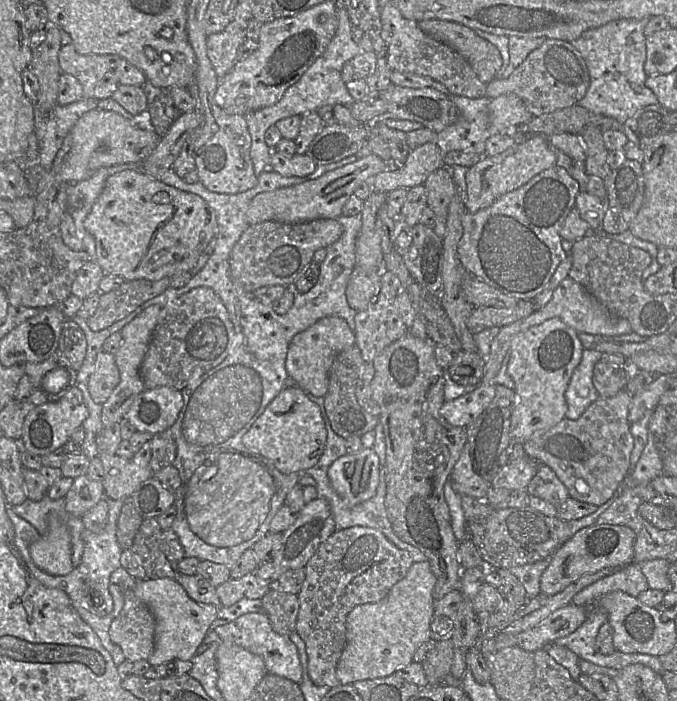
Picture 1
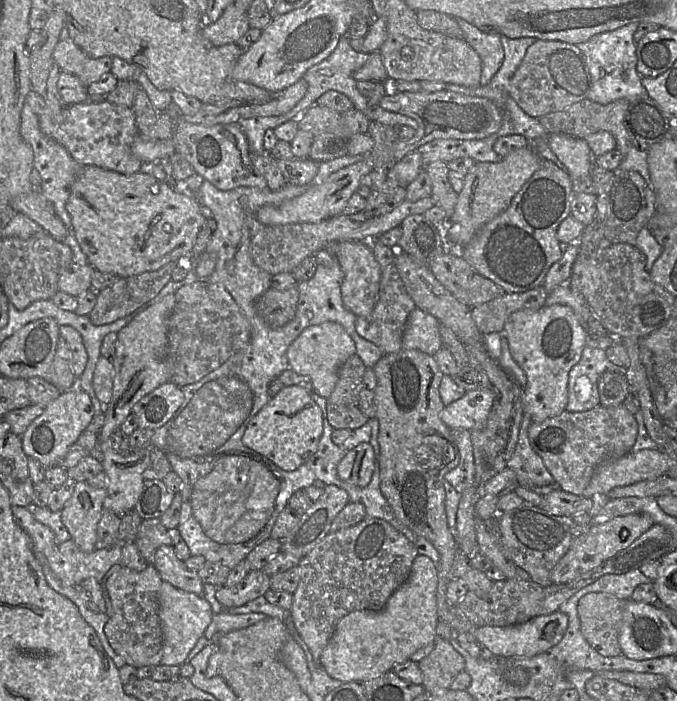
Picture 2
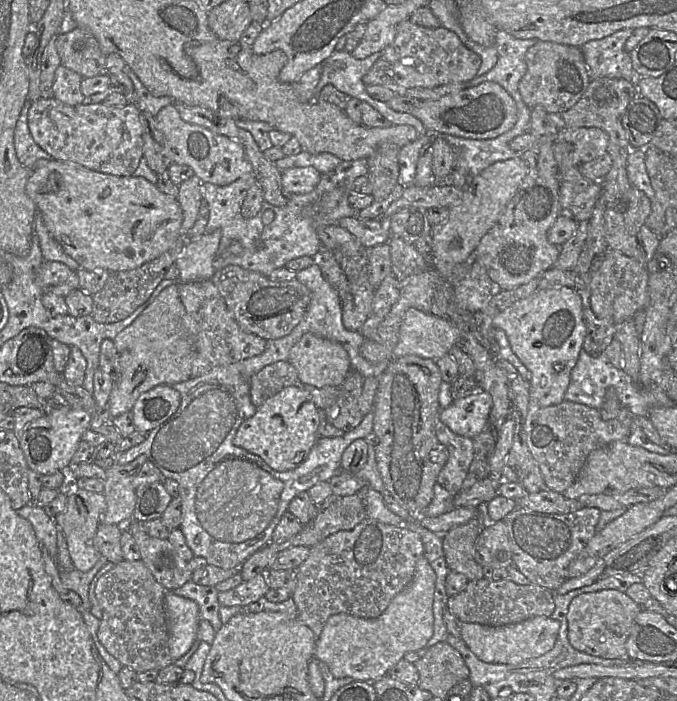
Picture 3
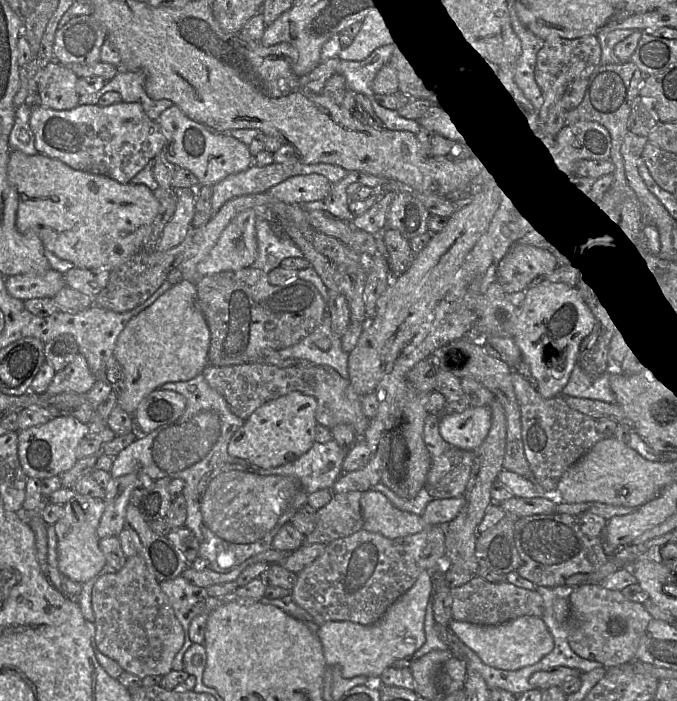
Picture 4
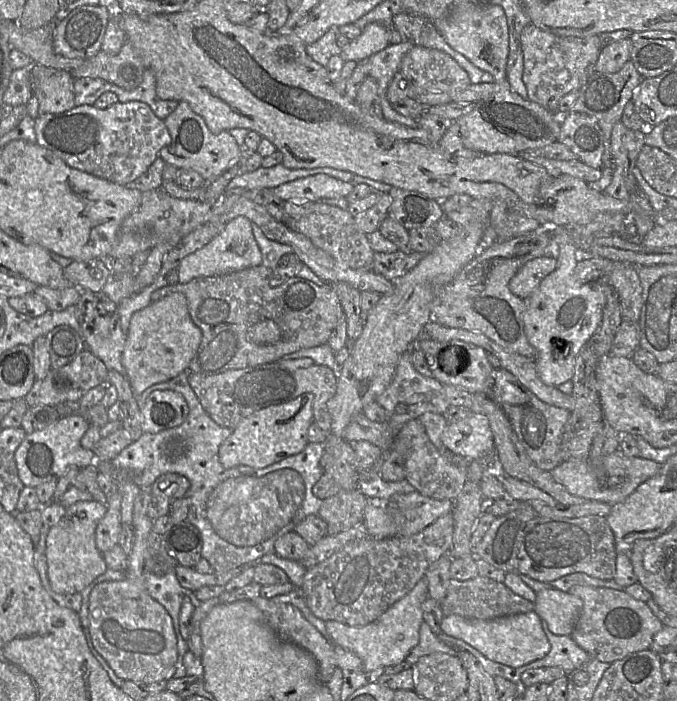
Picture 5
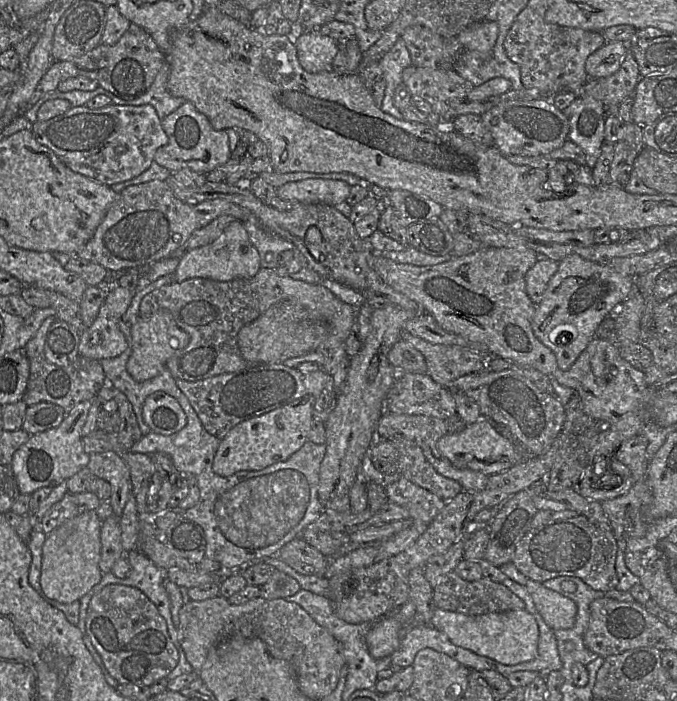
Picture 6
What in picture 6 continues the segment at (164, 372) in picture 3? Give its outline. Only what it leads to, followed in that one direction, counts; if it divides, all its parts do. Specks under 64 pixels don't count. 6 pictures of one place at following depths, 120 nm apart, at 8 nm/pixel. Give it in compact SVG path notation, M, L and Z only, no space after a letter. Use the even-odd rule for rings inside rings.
M159 310L148 318L137 317L131 325L133 349L126 368L131 377L144 382L158 376L164 369L167 360L177 351L187 347L189 335L175 322L168 310Z

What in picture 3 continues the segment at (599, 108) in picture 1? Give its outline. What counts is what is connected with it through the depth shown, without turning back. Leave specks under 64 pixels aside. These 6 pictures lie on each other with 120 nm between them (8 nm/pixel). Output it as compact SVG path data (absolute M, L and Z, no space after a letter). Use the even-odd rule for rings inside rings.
M622 29L604 38L588 41L580 47L591 80L623 78L636 85L640 76L634 71L630 55L624 48L633 30Z

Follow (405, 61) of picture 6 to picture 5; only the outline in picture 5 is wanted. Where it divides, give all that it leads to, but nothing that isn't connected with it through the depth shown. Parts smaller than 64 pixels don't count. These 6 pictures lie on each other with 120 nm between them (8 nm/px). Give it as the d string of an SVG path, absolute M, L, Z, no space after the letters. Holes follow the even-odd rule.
M412 41L389 44L383 50L362 61L367 63L367 76L375 79L383 118L408 127L417 127L418 119L413 119L396 112L387 99L387 89L394 75L400 71L403 56L414 46Z

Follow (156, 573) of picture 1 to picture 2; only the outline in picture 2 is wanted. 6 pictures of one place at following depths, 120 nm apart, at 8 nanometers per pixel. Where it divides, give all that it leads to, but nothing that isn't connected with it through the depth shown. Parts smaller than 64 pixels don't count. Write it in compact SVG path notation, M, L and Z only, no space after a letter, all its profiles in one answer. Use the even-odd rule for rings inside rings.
M160 518L143 519L135 543L148 564L153 564L156 550L162 545L172 545L168 529Z

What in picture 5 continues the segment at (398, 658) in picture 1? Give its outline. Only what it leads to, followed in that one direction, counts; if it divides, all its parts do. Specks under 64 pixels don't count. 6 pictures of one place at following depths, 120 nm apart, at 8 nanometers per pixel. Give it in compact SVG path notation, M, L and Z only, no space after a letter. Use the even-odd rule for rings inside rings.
M424 576L375 621L365 626L350 626L329 620L325 621L326 631L332 643L353 652L361 659L365 671L395 665L405 660L419 642L419 629L424 622L421 606L428 597L428 581Z

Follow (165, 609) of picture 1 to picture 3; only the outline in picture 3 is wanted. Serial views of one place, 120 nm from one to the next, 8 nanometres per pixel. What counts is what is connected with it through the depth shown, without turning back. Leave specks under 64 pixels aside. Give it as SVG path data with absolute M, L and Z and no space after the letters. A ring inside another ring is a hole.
M167 591L165 608L169 624L169 650L174 662L184 656L197 639L199 606L191 599Z

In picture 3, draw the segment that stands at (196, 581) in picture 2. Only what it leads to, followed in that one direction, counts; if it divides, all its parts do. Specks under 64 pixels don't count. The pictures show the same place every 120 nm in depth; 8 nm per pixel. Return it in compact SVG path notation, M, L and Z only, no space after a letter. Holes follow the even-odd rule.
M130 520L123 526L133 536L141 560L166 591L175 590L191 580L193 571L188 568L188 562L178 554L168 539L148 535L136 520Z

